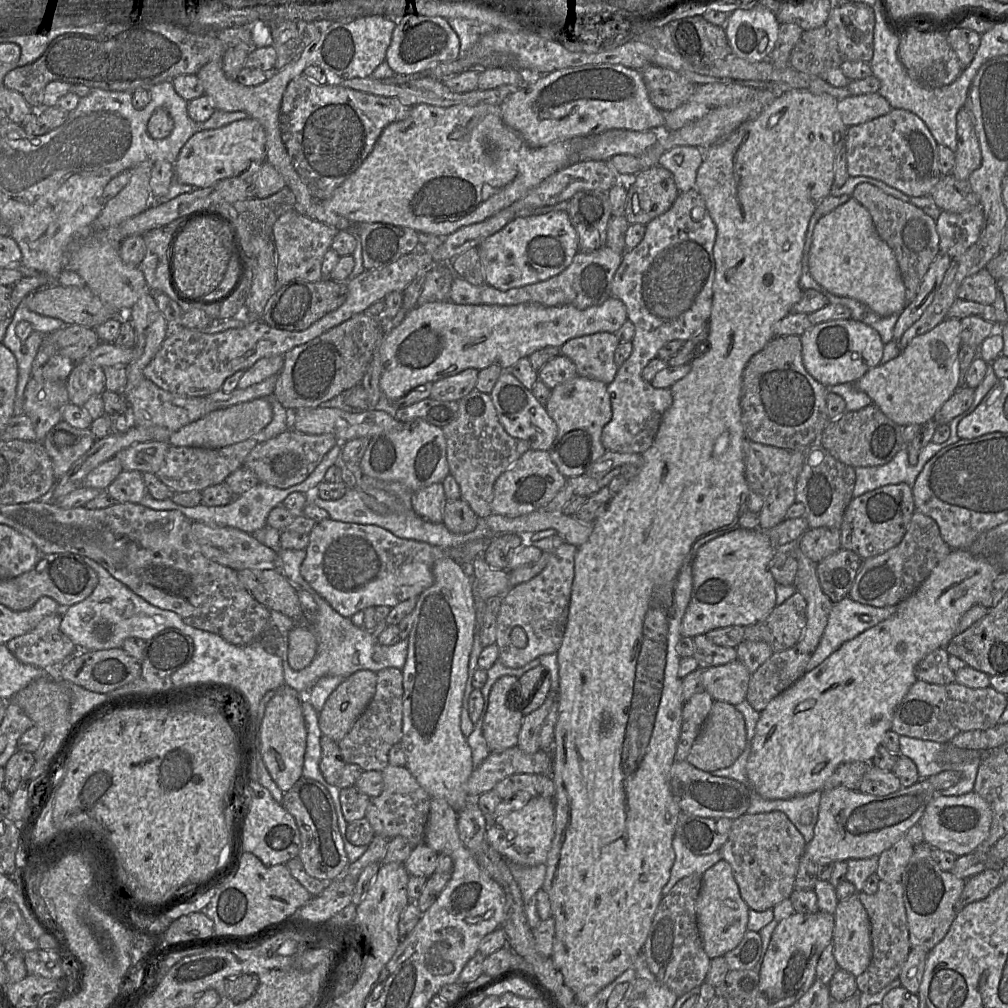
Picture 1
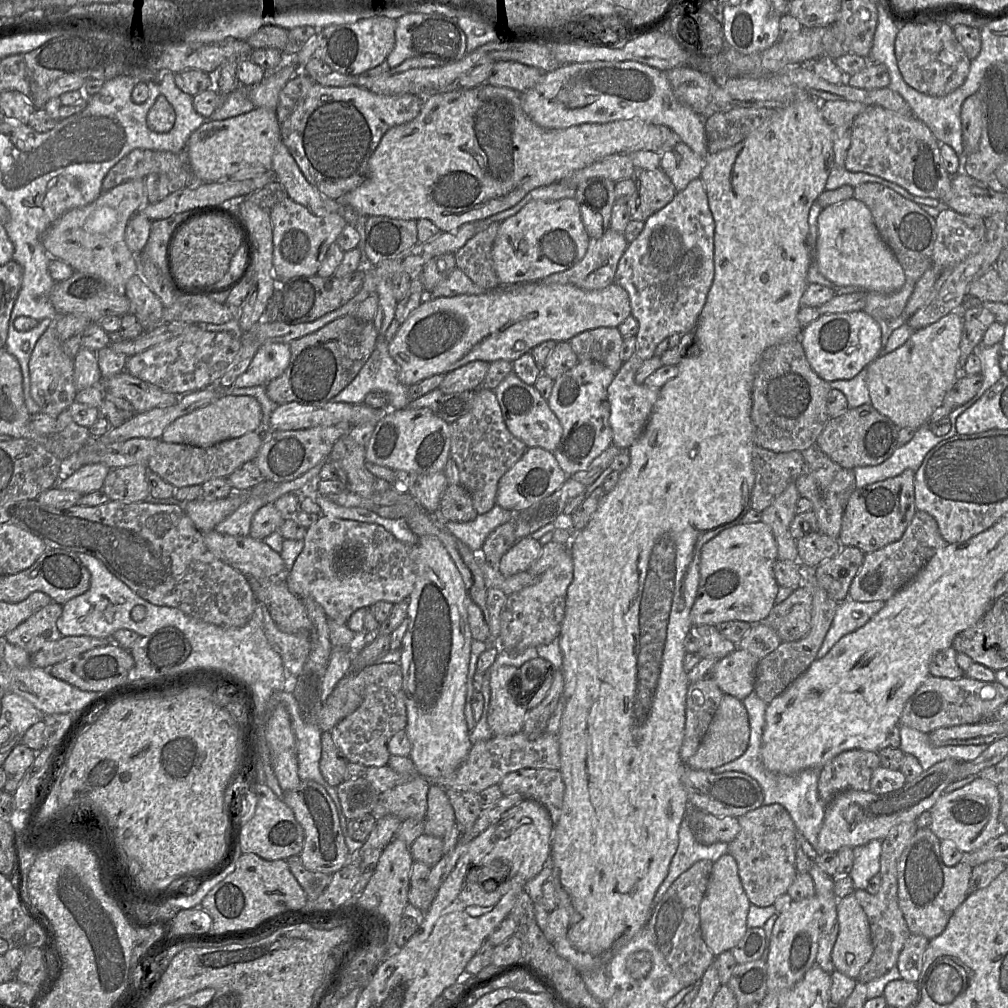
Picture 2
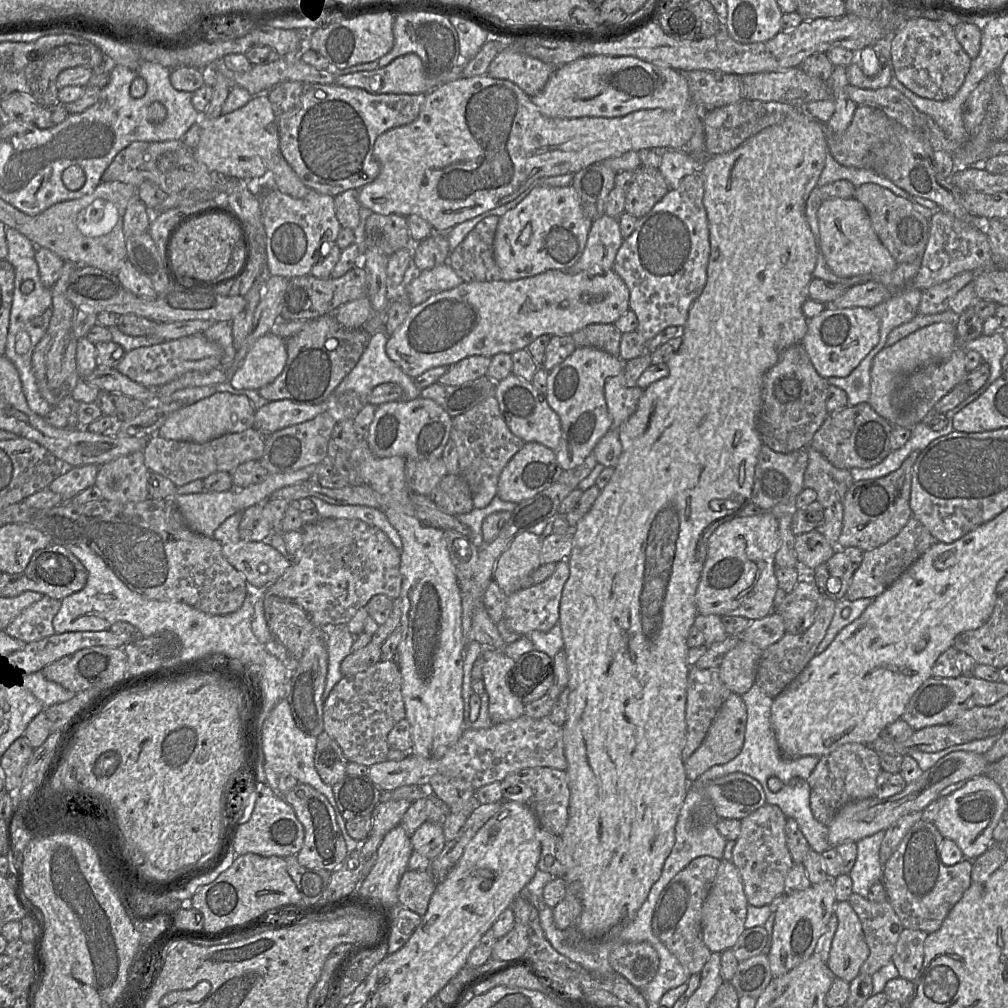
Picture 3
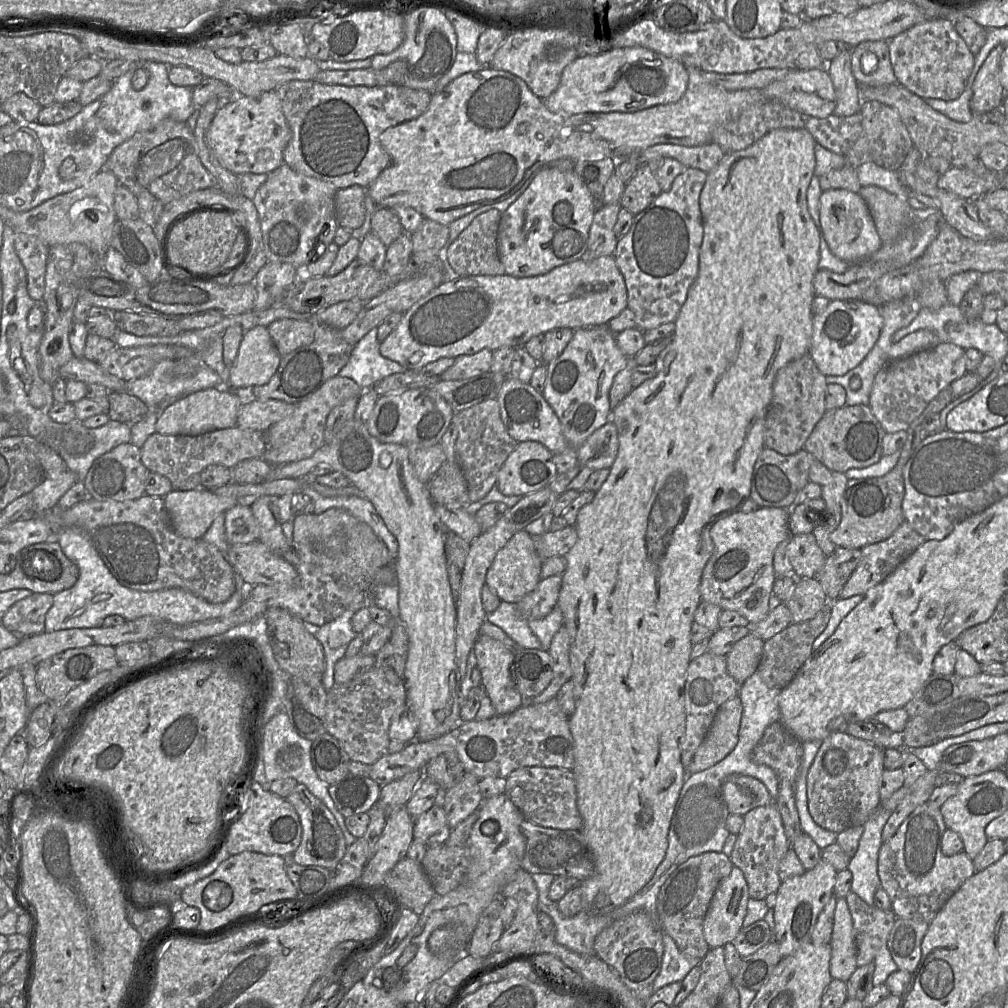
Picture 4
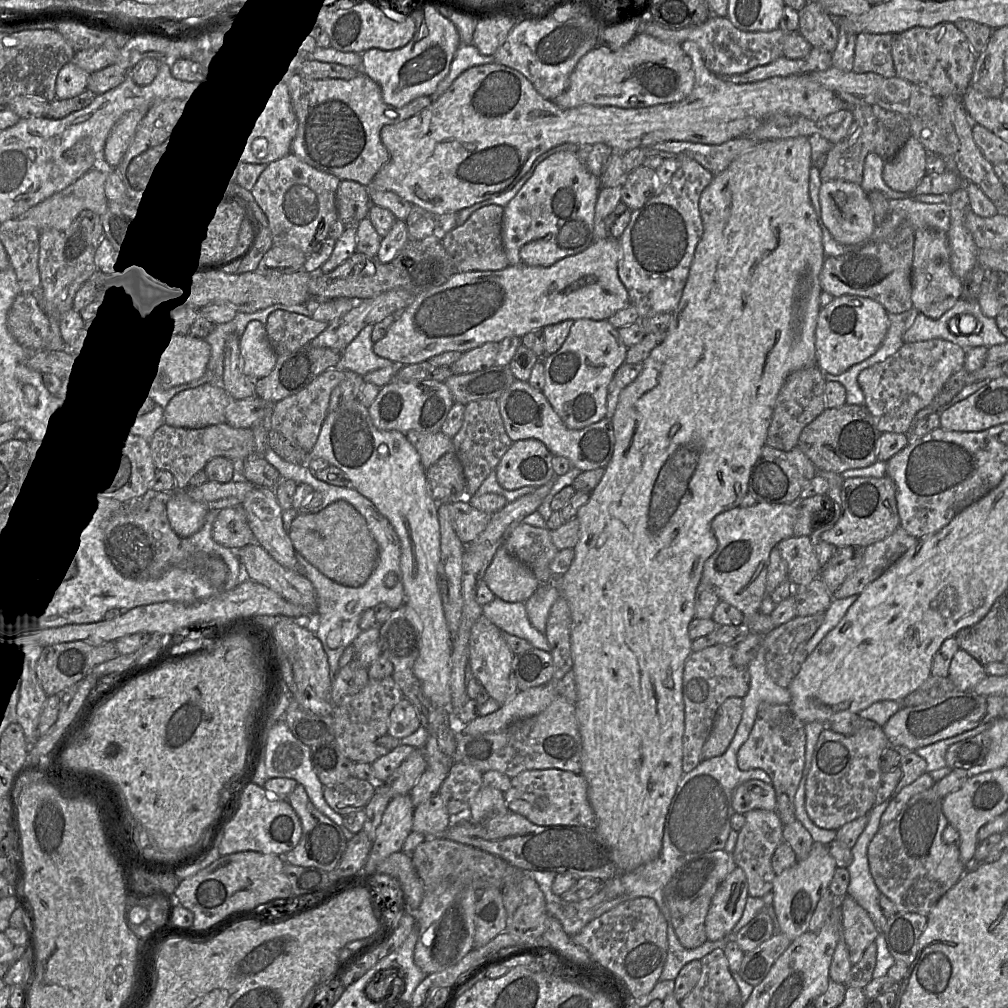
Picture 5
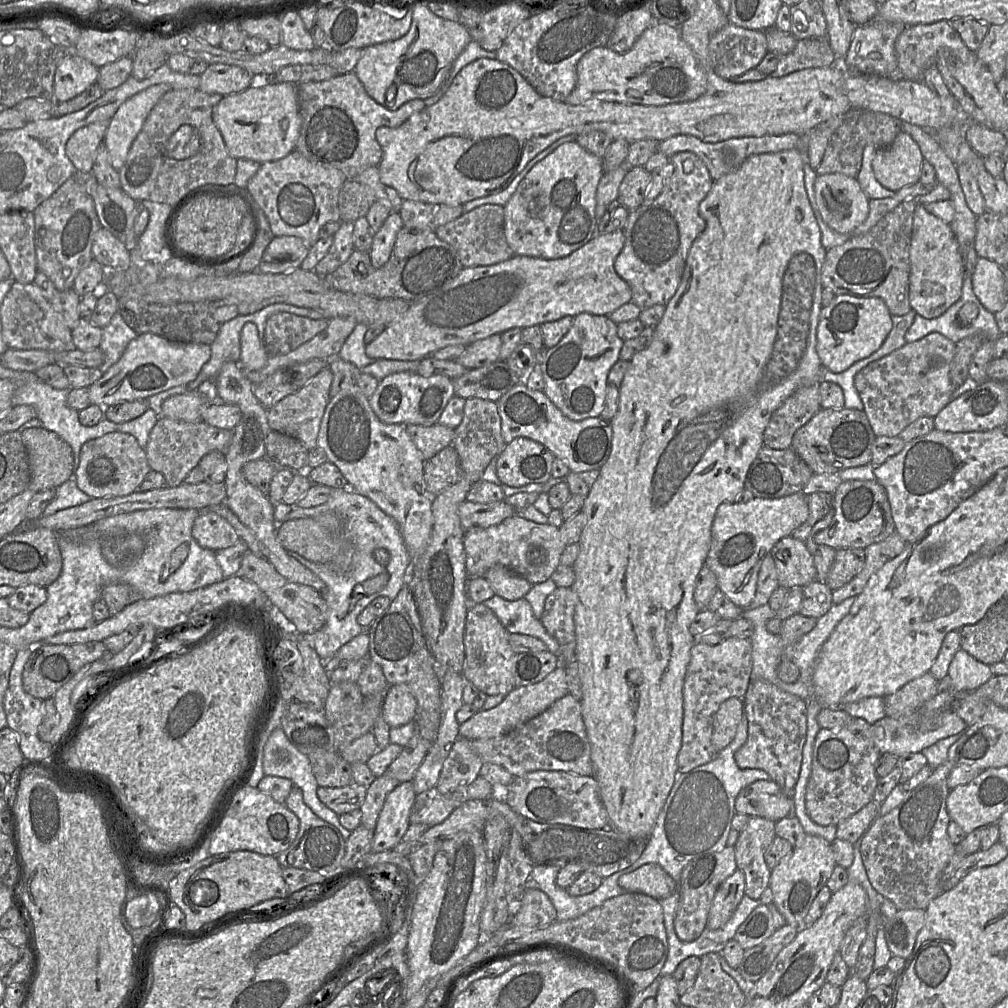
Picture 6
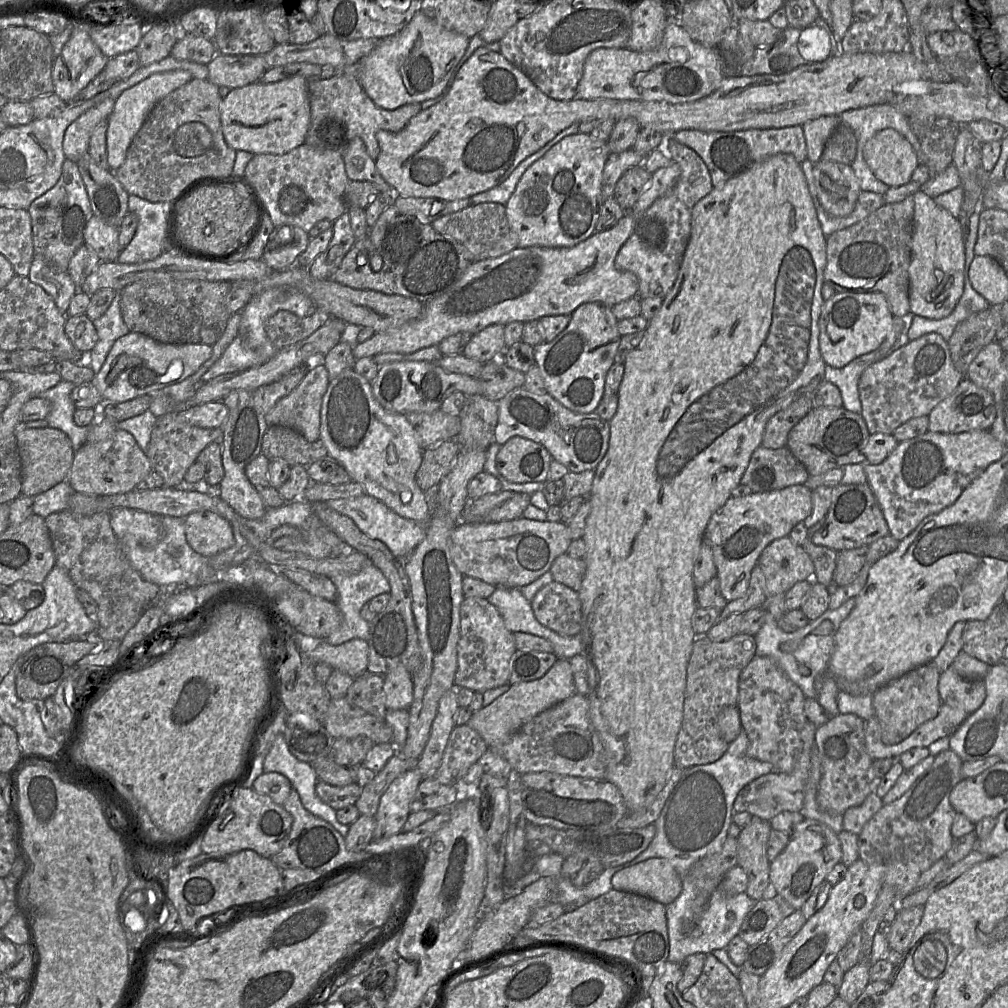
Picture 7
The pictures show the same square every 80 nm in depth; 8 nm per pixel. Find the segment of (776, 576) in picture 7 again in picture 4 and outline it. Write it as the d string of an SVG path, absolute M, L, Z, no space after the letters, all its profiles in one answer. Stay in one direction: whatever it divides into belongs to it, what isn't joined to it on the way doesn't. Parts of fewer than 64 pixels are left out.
M813 533L791 535L786 555L797 579L816 578L827 558Z

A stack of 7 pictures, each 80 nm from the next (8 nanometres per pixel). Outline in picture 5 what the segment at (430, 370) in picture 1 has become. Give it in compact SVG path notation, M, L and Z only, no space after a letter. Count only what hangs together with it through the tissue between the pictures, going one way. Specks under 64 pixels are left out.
M609 236L547 267L508 265L501 270L456 272L443 284L416 295L413 302L396 316L386 335L374 343L373 351L405 366L427 361L447 351L463 353L487 342L500 343L509 336L522 338L535 329L565 320L608 320L630 305L629 293L618 275L620 255L619 239Z

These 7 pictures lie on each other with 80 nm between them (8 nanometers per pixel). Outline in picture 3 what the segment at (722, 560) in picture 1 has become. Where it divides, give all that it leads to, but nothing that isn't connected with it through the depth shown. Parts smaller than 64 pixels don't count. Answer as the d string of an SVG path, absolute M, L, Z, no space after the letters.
M770 511L739 516L719 525L708 539L707 557L696 592L698 613L703 615L743 616L757 620L774 610L774 597L778 590L775 576L775 554L780 547L778 520Z

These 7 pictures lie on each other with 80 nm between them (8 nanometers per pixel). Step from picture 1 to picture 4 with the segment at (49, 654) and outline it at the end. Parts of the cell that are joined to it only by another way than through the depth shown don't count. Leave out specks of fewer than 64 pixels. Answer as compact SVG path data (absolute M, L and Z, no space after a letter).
M32 593L16 602L4 615L1 624L19 637L32 637L45 632L46 614L52 607L54 596Z

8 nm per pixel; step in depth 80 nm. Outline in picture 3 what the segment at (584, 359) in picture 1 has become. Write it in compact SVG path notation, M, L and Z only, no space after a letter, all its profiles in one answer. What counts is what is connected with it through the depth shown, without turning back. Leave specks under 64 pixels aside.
M614 323L591 324L572 334L577 347L594 347L620 357L622 332Z

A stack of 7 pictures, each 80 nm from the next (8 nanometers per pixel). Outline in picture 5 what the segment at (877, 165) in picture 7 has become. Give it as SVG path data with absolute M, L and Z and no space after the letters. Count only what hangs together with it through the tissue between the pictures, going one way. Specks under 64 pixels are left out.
M910 136L897 155L886 161L882 171L884 182L893 190L913 196L913 190L926 175L928 152L913 136Z

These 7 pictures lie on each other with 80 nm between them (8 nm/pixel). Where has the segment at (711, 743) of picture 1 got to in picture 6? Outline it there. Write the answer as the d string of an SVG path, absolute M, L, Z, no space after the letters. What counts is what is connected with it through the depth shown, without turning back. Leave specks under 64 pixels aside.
M730 698L723 702L714 718L712 745L721 752L735 738L738 726L744 717L744 700Z

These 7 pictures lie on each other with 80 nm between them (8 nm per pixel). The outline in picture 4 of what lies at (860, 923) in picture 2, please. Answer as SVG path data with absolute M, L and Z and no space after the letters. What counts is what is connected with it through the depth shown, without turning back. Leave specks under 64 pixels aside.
M837 898L830 941L832 979L847 982L857 968L857 947L852 916L845 898Z

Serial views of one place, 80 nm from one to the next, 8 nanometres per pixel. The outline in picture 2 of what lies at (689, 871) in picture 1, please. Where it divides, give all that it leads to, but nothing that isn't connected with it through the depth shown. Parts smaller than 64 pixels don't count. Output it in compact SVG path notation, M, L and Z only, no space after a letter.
M686 815L681 822L678 832L678 846L673 856L666 878L657 889L653 898L653 909L662 899L671 884L694 863L700 860L717 861L727 854L728 844L717 842L711 845L702 845L694 837Z

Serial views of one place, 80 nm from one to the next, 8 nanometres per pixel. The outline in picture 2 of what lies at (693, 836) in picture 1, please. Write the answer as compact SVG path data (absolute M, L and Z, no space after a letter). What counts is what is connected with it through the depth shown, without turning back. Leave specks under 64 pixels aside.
M691 809L686 813L686 819L695 839L702 845L717 842L730 843L740 831L738 817L715 817L702 810Z

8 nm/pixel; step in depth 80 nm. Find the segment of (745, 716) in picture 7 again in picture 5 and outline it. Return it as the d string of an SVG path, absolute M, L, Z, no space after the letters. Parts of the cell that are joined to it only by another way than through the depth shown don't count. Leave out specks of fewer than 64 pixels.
M762 704L749 738L737 754L741 770L761 769L771 777L776 791L777 813L783 825L797 820L795 796L805 765L805 725L788 704Z

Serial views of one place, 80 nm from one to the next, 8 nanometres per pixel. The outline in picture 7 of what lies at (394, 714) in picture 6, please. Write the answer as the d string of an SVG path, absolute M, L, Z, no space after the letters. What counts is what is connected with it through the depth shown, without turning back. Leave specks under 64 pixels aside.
M398 666L384 677L383 691L387 709L409 709L413 701L412 676L404 666Z

